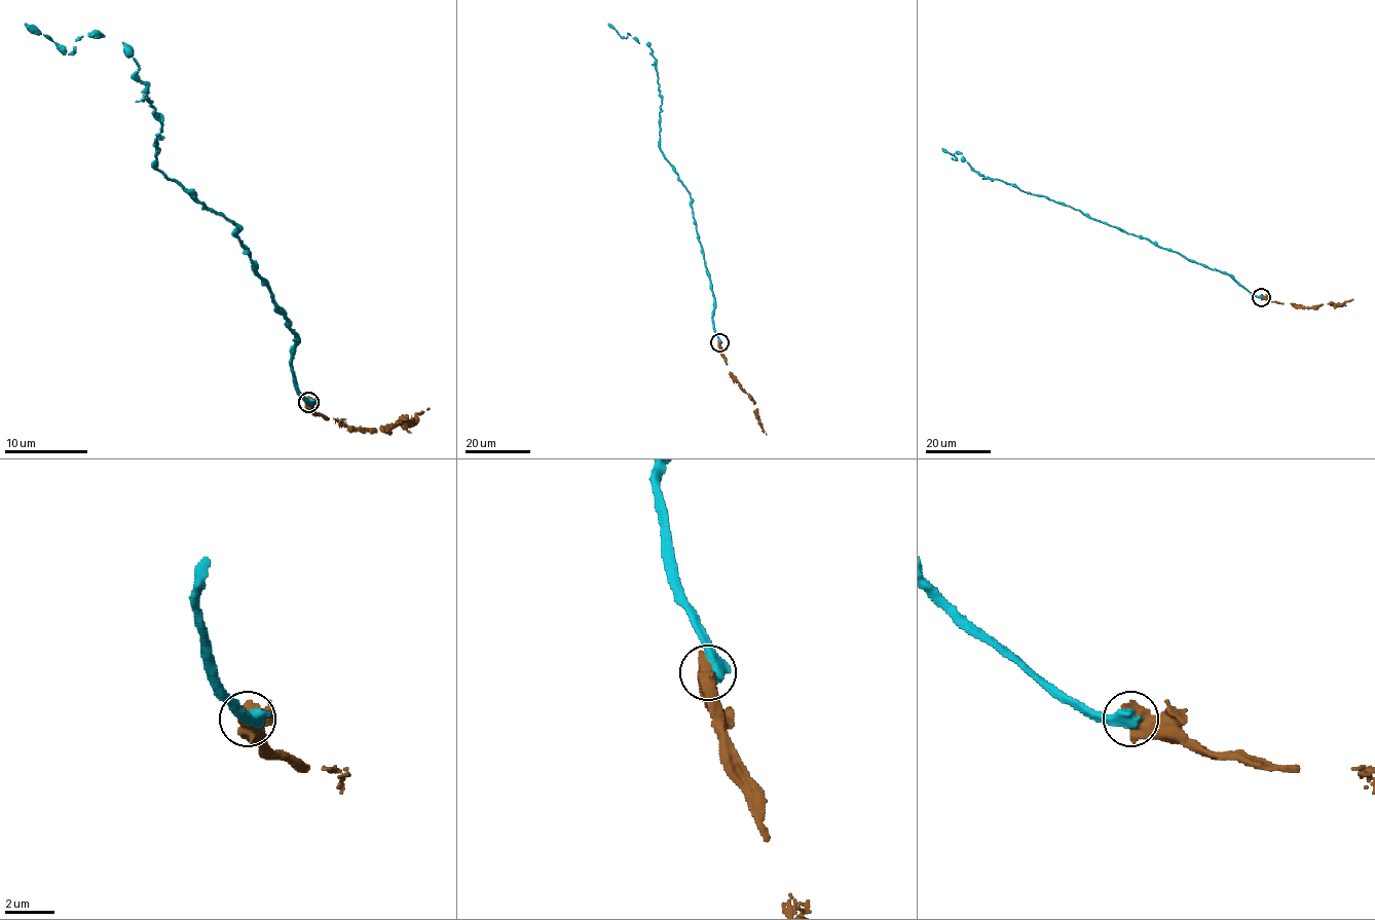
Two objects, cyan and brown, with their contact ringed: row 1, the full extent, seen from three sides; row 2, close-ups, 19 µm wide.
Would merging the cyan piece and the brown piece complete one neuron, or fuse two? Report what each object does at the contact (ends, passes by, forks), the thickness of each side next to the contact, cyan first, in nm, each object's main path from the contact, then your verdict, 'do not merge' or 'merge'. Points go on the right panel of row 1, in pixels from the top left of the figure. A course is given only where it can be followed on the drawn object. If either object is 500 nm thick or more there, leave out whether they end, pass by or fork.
600/850 nm | cyan via (1261, 296), (1228, 276), (1078, 210), (985, 178), (962, 153), (952, 155), (957, 160), (941, 148) | brown via (1261, 296), (1301, 307), (1343, 303), (1352, 299) | do not merge

